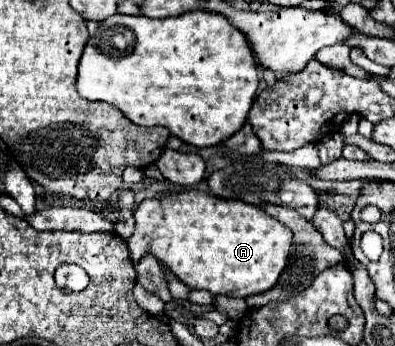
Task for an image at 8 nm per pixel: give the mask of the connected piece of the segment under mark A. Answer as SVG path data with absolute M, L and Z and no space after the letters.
M187 189L161 199L145 199L135 209L135 233L127 239L127 247L135 265L141 261L141 257L153 255L191 289L207 289L211 295L249 297L263 293L277 283L287 265L291 239L293 233L257 205L243 201L223 201L211 193Z

